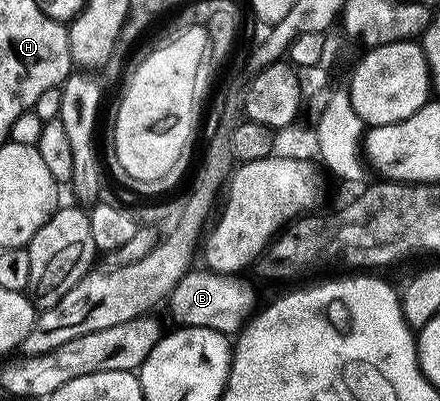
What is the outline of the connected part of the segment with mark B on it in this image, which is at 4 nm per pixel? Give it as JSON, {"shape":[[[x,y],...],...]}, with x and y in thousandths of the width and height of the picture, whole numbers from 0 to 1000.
{"shape":[[[473,668],[455,671],[432,671],[416,698],[398,708],[380,746],[386,788],[405,815],[489,818],[500,833],[536,835],[577,781],[573,718],[527,683],[486,683]]]}

